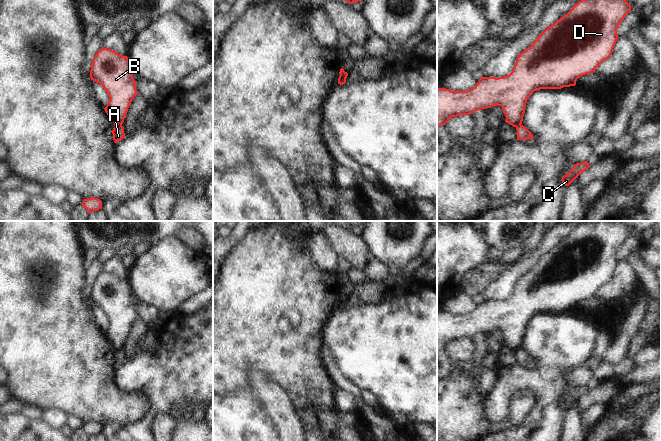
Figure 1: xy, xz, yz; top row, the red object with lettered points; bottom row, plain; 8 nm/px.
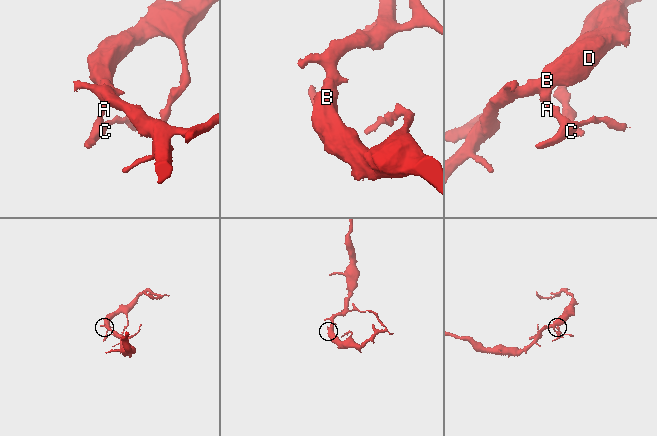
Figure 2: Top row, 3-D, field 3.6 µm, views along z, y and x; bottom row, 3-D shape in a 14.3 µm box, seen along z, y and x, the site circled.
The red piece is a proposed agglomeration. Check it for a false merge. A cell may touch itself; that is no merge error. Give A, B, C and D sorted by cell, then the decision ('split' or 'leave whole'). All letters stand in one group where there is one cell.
A C / B D | split

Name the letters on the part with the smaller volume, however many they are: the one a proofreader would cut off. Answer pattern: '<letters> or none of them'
A, C

